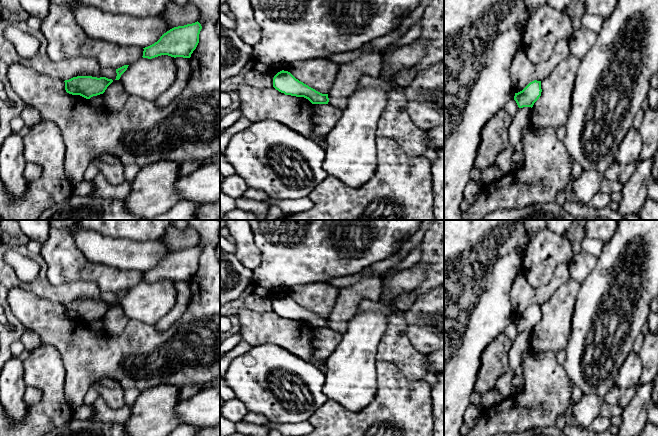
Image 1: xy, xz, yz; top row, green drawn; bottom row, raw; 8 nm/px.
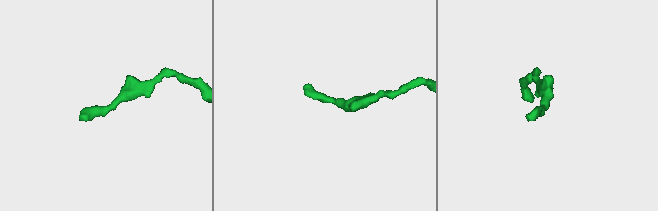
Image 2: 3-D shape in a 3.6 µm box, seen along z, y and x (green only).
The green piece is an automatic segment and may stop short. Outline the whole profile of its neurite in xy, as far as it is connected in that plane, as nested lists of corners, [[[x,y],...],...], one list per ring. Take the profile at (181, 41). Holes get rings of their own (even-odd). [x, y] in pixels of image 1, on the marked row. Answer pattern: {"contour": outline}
{"contour": [[[197,21],[192,24],[178,26],[164,33],[154,44],[143,48],[143,58],[152,59],[161,55],[190,58],[199,43],[202,29]]]}

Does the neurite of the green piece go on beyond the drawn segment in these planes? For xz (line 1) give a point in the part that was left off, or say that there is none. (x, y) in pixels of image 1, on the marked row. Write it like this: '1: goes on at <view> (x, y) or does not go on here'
1: does not go on here

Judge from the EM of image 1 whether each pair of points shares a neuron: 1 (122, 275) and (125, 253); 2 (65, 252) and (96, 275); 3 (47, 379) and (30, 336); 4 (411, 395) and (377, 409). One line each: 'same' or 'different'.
1: different
2: same
3: different
4: same

